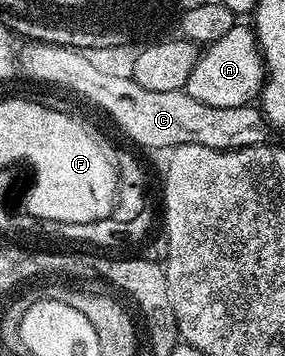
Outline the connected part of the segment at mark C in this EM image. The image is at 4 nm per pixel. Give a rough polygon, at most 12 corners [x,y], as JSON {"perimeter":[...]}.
{"perimeter":[[41,41],[17,66],[107,112],[137,144],[266,143],[260,107],[146,90],[84,51]]}

